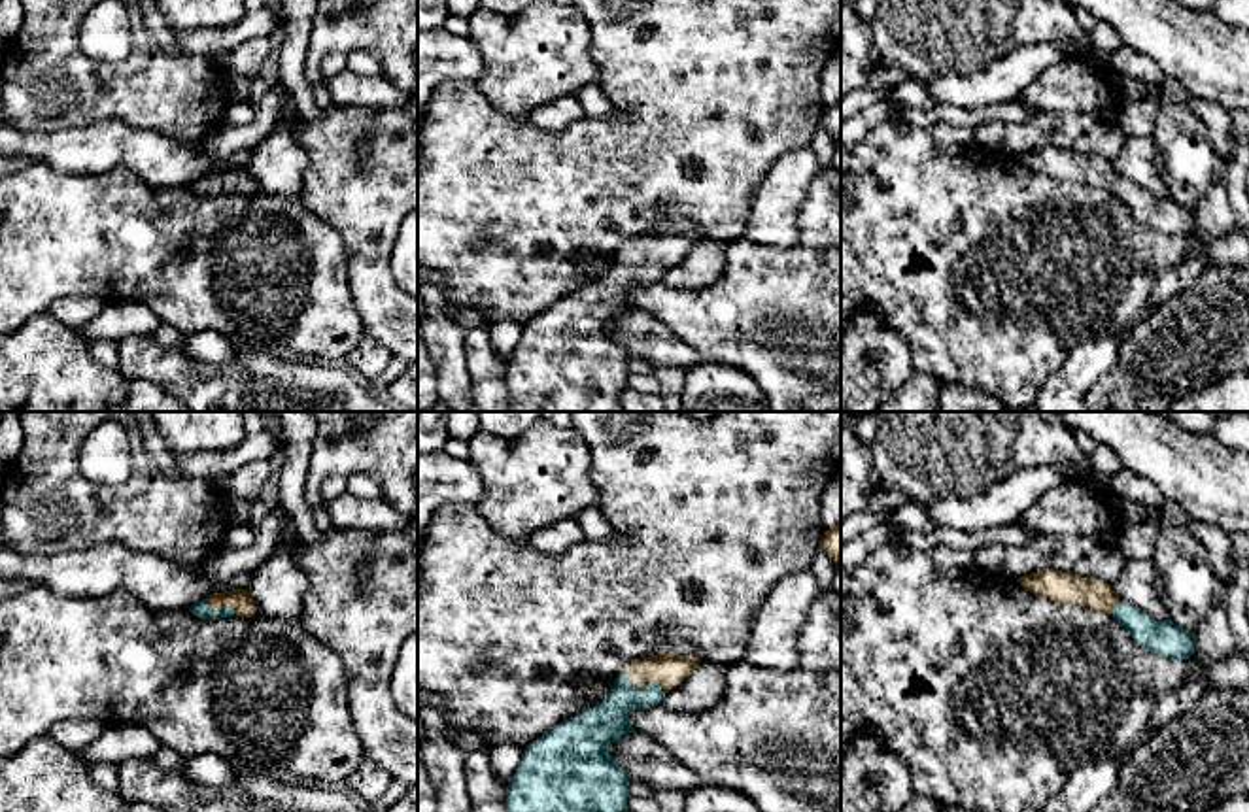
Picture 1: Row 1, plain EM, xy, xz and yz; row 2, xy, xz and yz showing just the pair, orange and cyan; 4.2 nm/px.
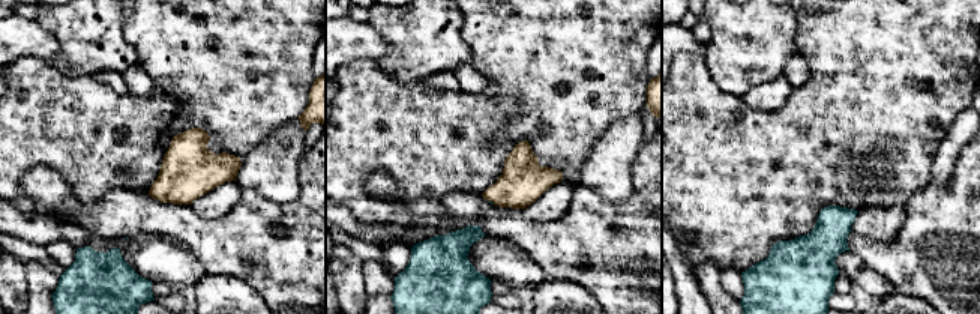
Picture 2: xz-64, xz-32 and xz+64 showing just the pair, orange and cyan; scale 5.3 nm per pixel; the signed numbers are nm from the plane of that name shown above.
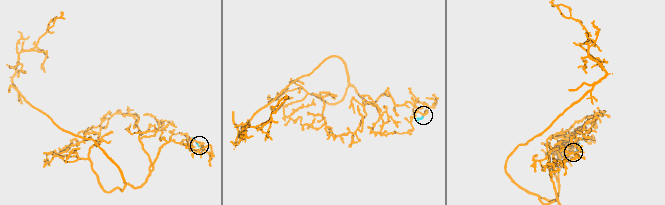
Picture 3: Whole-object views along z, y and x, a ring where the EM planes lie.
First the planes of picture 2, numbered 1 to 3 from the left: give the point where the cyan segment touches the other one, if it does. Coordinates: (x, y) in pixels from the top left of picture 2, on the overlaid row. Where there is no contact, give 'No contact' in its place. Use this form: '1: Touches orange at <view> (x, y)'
1: No contact
2: Touches orange at xz-32 (491, 200)
3: No contact

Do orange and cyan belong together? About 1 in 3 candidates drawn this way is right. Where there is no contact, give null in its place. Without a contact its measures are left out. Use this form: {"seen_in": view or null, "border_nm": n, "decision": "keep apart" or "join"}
{"seen_in": "xz", "border_nm": 200, "decision": "join"}

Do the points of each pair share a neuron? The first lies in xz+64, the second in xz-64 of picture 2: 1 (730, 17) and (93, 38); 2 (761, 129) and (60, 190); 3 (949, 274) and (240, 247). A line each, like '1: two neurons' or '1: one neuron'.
1: one neuron
2: two neurons
3: one neuron

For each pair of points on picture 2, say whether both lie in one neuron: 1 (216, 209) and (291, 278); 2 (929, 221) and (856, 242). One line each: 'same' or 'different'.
1: different
2: same

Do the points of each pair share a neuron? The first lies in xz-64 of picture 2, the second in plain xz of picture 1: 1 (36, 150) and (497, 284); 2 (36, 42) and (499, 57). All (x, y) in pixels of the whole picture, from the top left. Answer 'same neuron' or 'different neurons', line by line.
1: same neuron
2: different neurons

